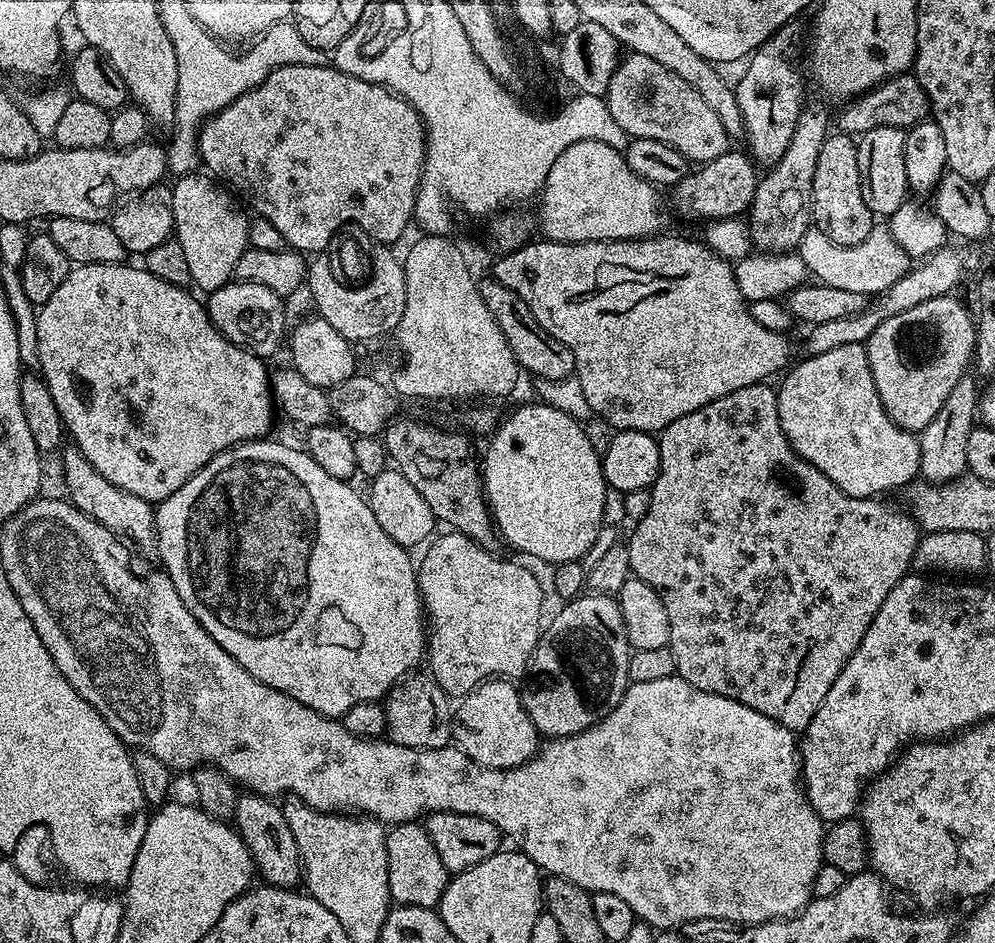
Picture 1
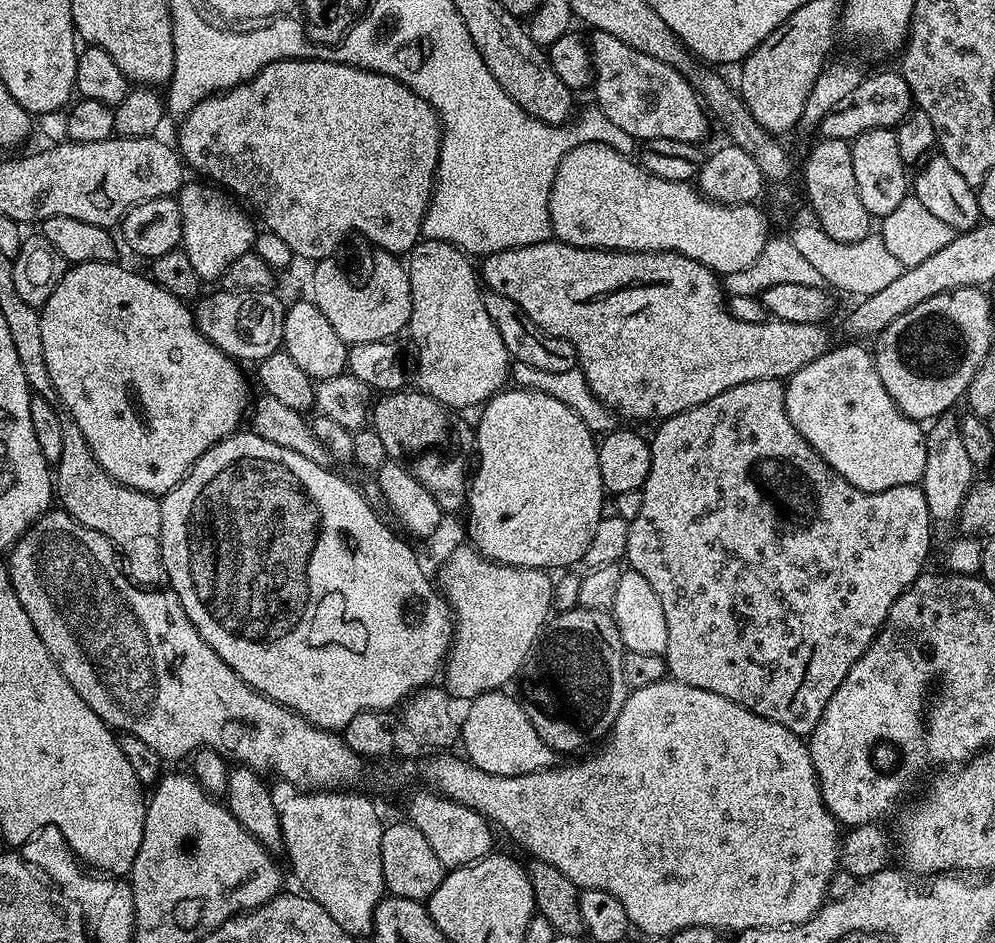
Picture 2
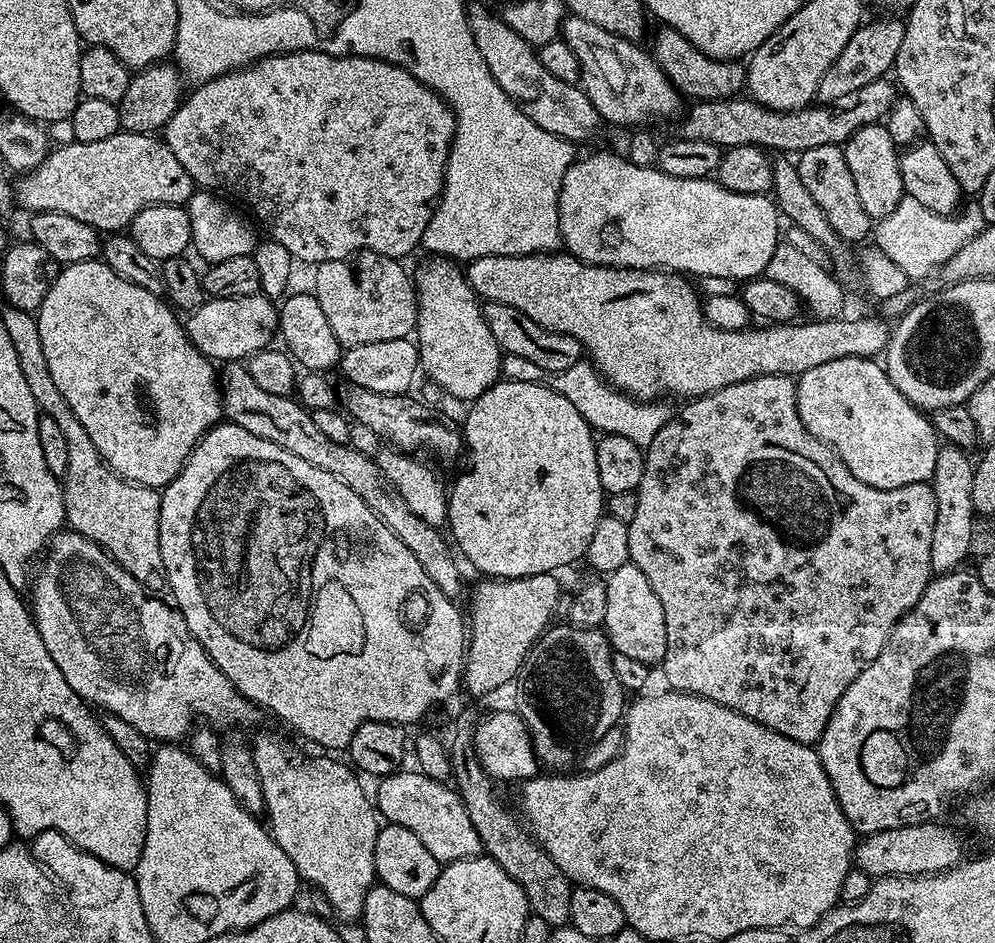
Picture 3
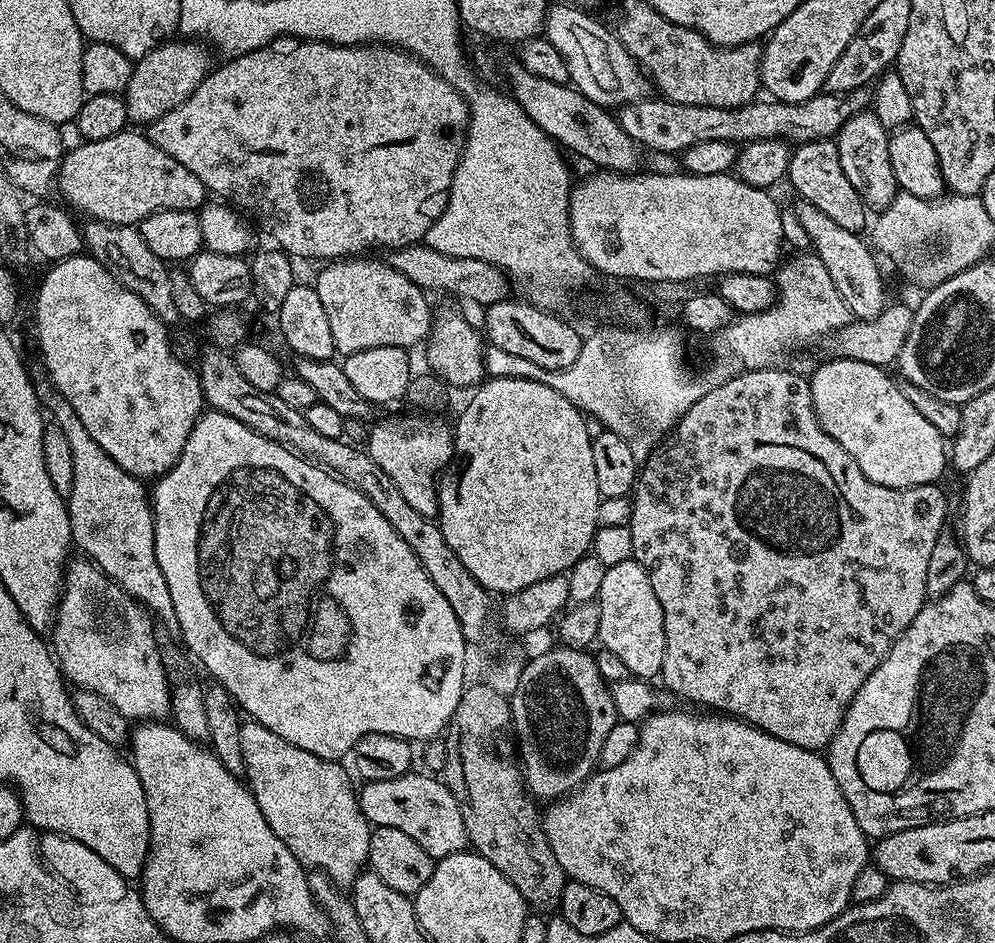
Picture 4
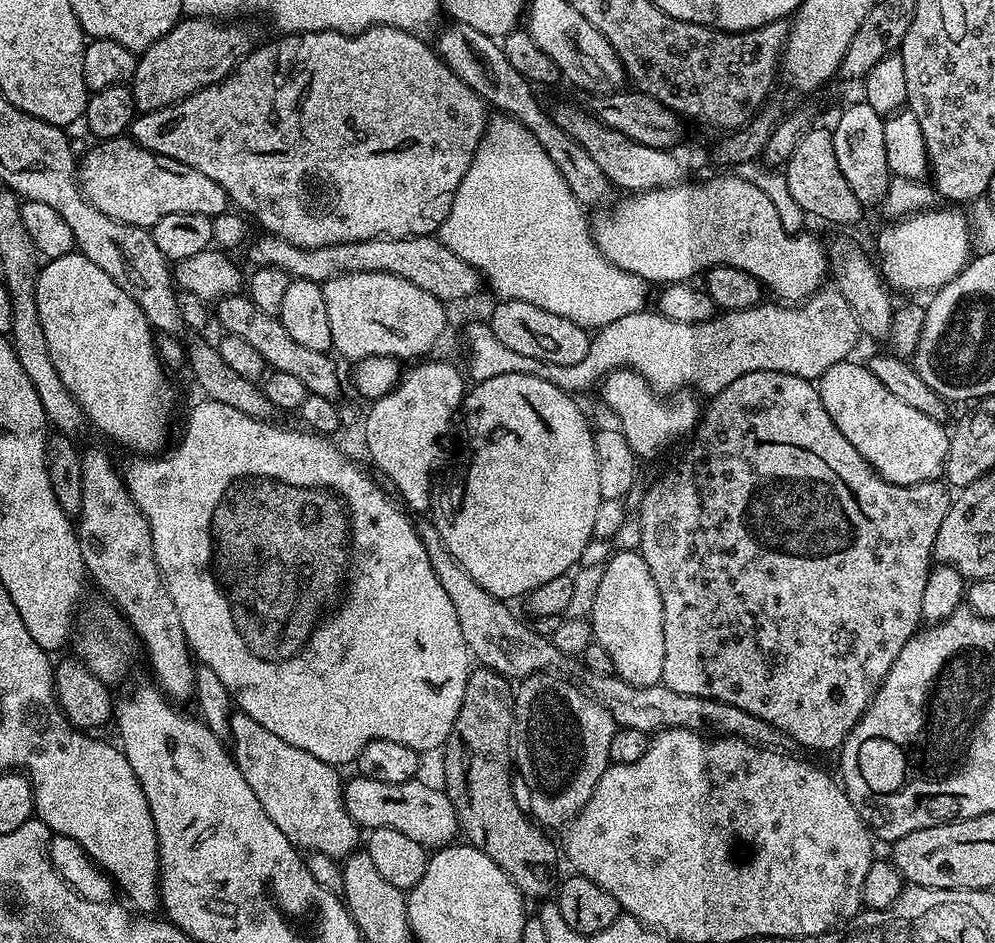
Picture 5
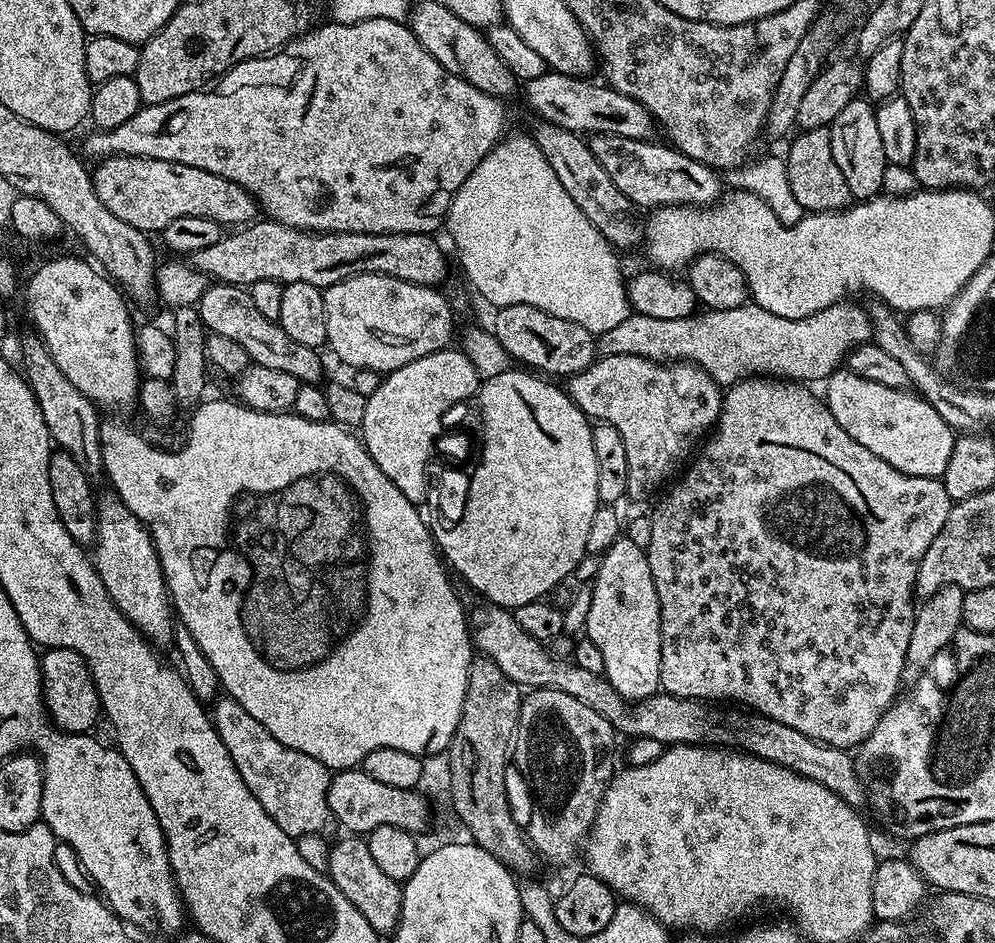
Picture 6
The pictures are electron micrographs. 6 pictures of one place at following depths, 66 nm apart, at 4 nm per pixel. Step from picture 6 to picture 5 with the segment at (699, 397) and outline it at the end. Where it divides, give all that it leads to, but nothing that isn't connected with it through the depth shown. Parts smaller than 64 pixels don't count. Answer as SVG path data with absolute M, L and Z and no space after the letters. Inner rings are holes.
M630 368L609 372L599 385L599 392L605 406L616 415L615 423L626 442L630 442L630 450L634 450L641 461L662 455L675 440L683 436L691 437L702 415L702 404L695 400L697 397L691 391L684 390L665 398L649 386L645 376L640 376Z

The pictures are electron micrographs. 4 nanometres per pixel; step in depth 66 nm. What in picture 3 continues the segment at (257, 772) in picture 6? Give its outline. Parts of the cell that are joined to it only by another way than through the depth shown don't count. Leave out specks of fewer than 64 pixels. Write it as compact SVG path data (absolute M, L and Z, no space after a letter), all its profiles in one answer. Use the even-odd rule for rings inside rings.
M260 736L251 741L250 751L254 766L258 770L258 782L262 782L266 827L274 842L282 846L286 858L294 862L301 881L316 884L324 900L341 916L341 921L356 922L364 915L366 894L377 883L374 866L374 842L382 827L375 803L364 793L360 785L361 777L347 763L339 764L331 760L331 755L303 756L296 748L291 748L276 736Z

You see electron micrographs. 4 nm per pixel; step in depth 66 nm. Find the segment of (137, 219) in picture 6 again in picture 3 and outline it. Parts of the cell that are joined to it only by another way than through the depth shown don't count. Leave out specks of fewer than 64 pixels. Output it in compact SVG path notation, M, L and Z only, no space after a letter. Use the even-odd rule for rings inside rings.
M115 132L110 138L102 138L102 142L82 142L81 144L61 144L53 147L43 162L32 171L23 173L24 180L15 185L14 200L17 205L29 208L29 213L57 212L70 214L70 218L78 218L78 222L86 222L101 233L116 234L127 229L132 220L146 206L151 204L187 205L194 191L194 181L174 158L163 139L147 132Z

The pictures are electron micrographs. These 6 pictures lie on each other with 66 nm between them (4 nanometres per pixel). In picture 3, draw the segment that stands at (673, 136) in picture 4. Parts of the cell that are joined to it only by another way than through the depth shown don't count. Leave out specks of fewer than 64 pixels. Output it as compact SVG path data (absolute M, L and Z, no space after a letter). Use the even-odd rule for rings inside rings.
M891 79L875 80L829 104L816 102L794 112L779 112L751 98L701 100L683 113L679 135L686 140L717 144L722 150L754 144L776 154L799 154L814 150L814 146L843 146L862 126L881 123L887 117L898 99L895 91Z

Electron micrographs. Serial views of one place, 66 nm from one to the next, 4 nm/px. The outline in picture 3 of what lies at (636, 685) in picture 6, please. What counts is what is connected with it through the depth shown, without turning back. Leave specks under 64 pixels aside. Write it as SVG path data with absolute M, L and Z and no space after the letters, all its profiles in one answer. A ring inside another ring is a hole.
M629 563L618 566L618 570L607 573L606 583L606 618L602 625L609 644L616 652L627 654L649 666L659 665L666 654L666 618L658 594L646 582L646 574L638 566Z

